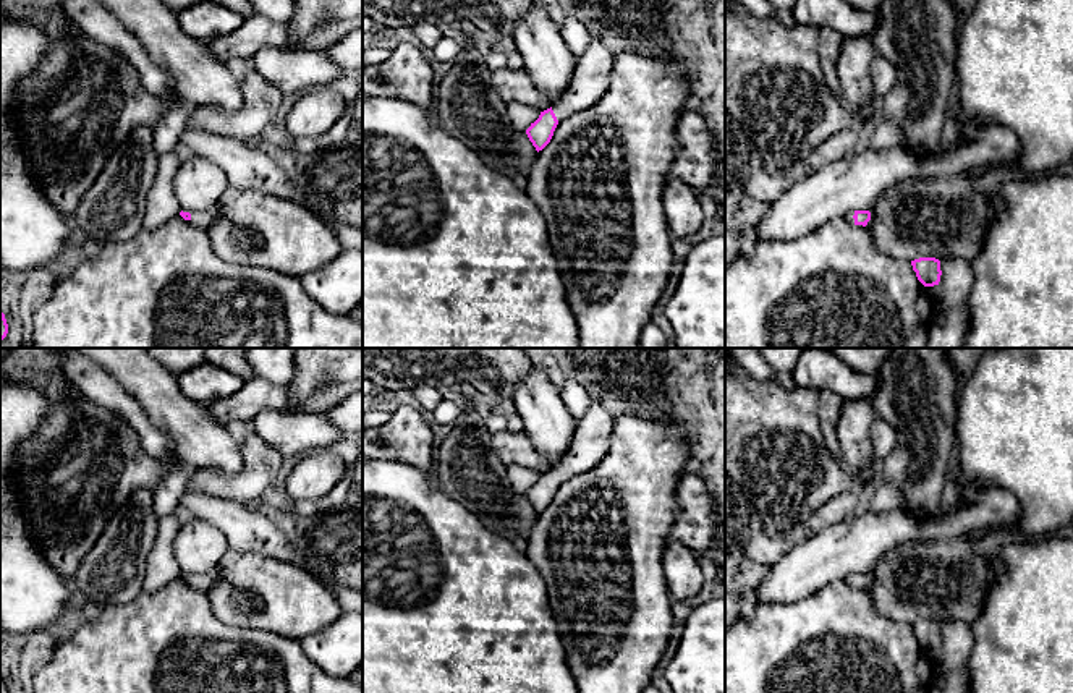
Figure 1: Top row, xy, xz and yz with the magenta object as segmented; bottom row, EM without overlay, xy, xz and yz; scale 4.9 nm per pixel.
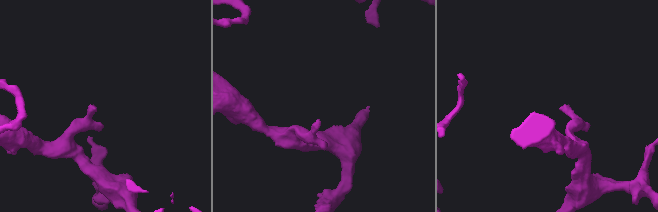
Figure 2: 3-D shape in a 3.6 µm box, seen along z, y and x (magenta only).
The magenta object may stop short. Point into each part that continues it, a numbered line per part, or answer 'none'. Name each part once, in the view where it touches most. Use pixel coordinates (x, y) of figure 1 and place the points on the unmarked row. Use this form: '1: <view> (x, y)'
1: xz (589, 442)

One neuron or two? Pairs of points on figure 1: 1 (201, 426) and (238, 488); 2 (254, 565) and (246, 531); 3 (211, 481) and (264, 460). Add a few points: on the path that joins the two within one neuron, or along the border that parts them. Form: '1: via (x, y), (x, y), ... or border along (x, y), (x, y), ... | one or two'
1: border along (241, 444), (241, 467), (237, 471), (193, 470) | two
2: border along (230, 551), (261, 552), (288, 562) | two
3: via (224, 481), (243, 481), (251, 473) | one

